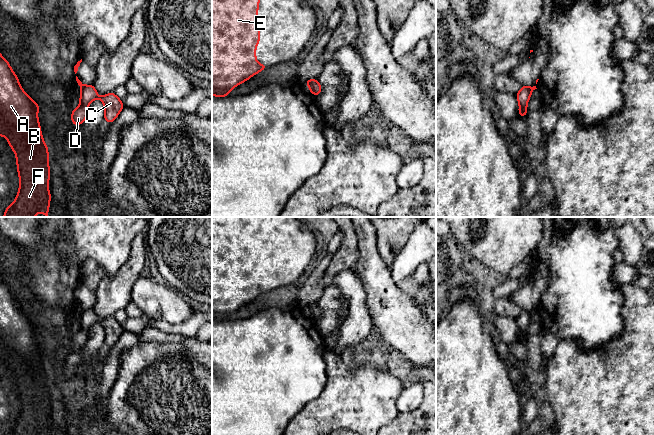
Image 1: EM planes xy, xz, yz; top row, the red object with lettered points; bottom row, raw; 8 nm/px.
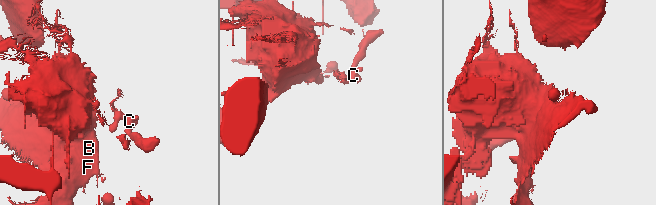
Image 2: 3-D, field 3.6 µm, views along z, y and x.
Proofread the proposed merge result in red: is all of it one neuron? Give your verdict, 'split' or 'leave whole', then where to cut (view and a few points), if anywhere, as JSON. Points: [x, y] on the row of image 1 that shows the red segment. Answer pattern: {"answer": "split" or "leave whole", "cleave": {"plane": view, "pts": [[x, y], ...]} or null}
{"answer": "split", "cleave": {"plane": "xz", "pts": [[307, 80], [310, 86]]}}

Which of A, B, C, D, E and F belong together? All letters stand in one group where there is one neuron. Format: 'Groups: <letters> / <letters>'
Groups: A B E F / C D

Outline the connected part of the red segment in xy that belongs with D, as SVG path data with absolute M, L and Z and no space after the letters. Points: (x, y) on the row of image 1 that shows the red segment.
M93 84L81 87L80 105L72 110L71 120L74 126L83 124L88 114L88 105L95 99L100 99L104 104L104 120L113 123L118 114L125 107L122 100L114 92L99 96Z

